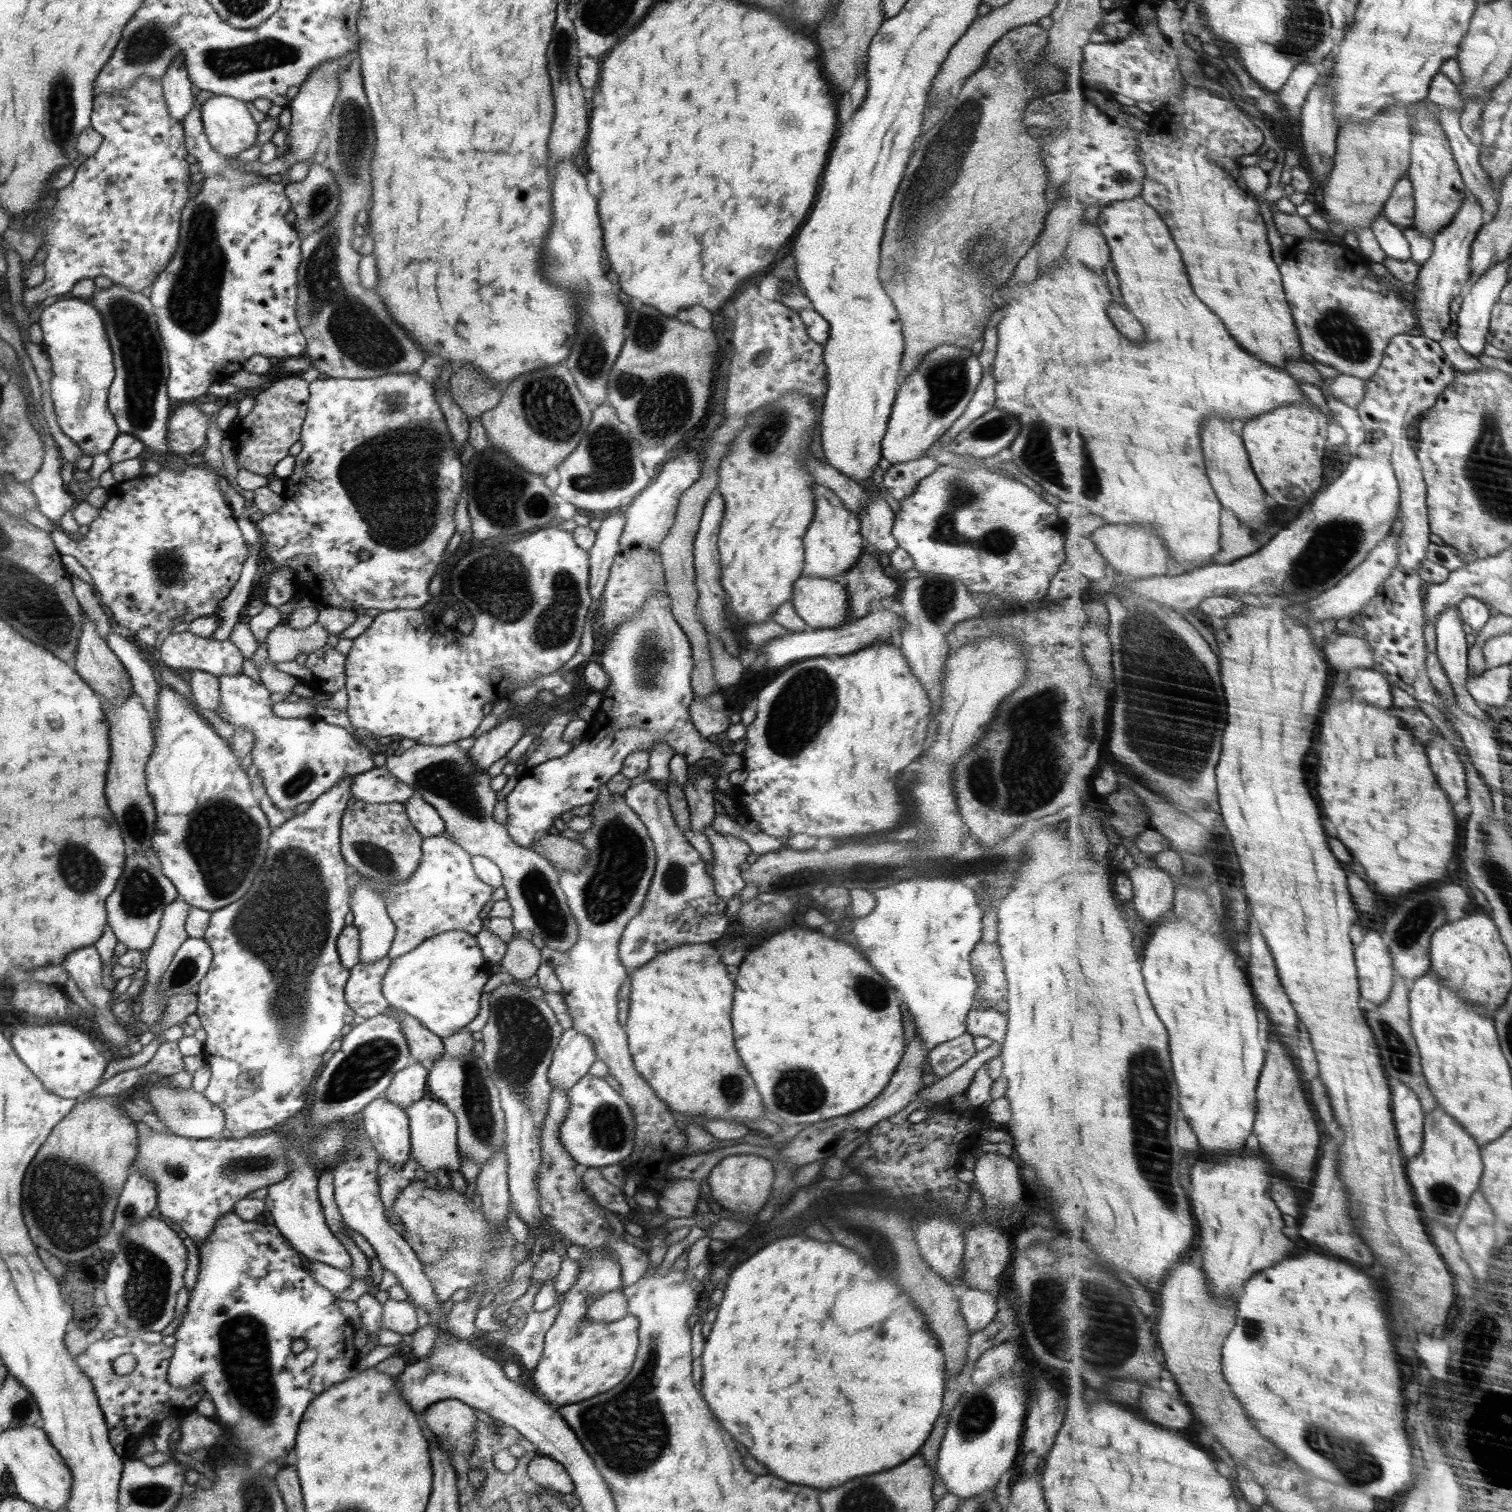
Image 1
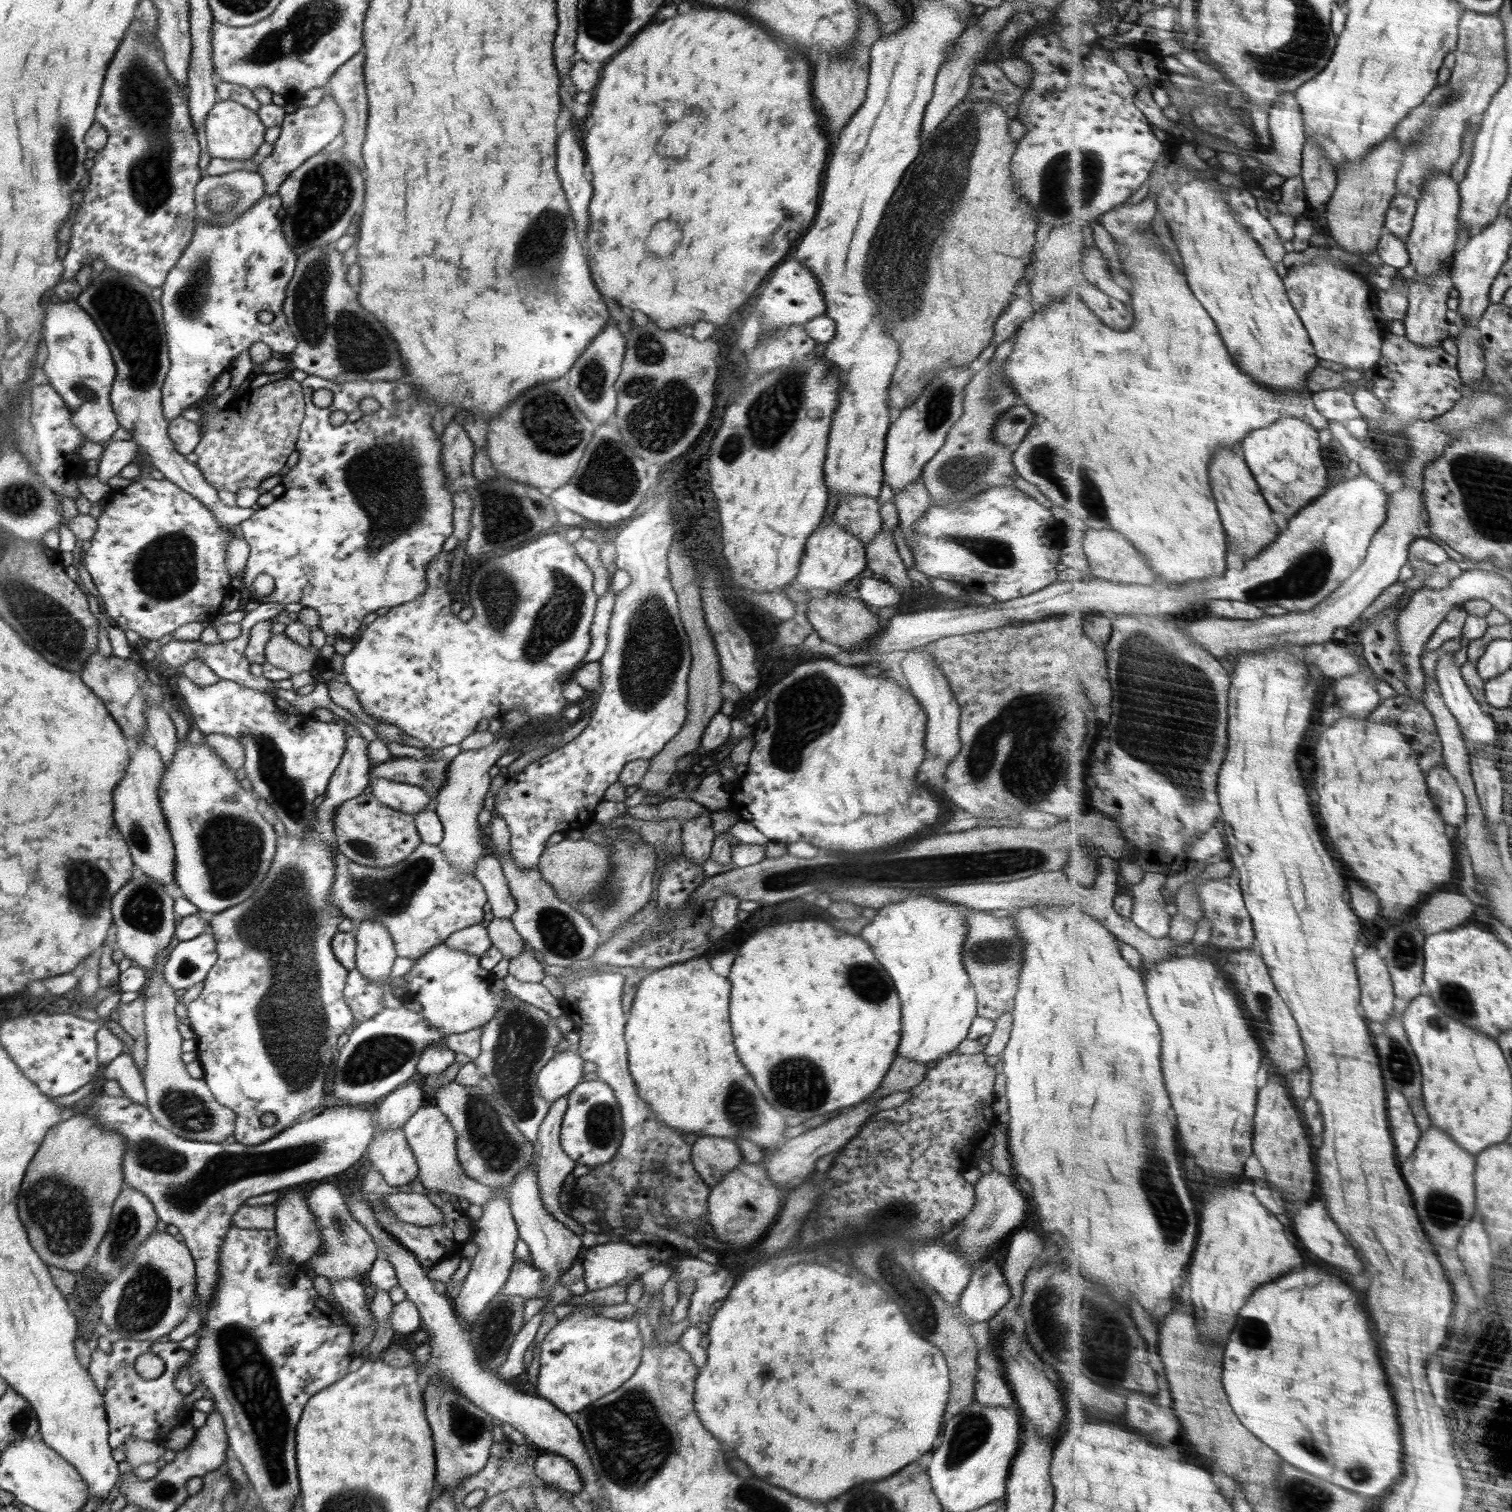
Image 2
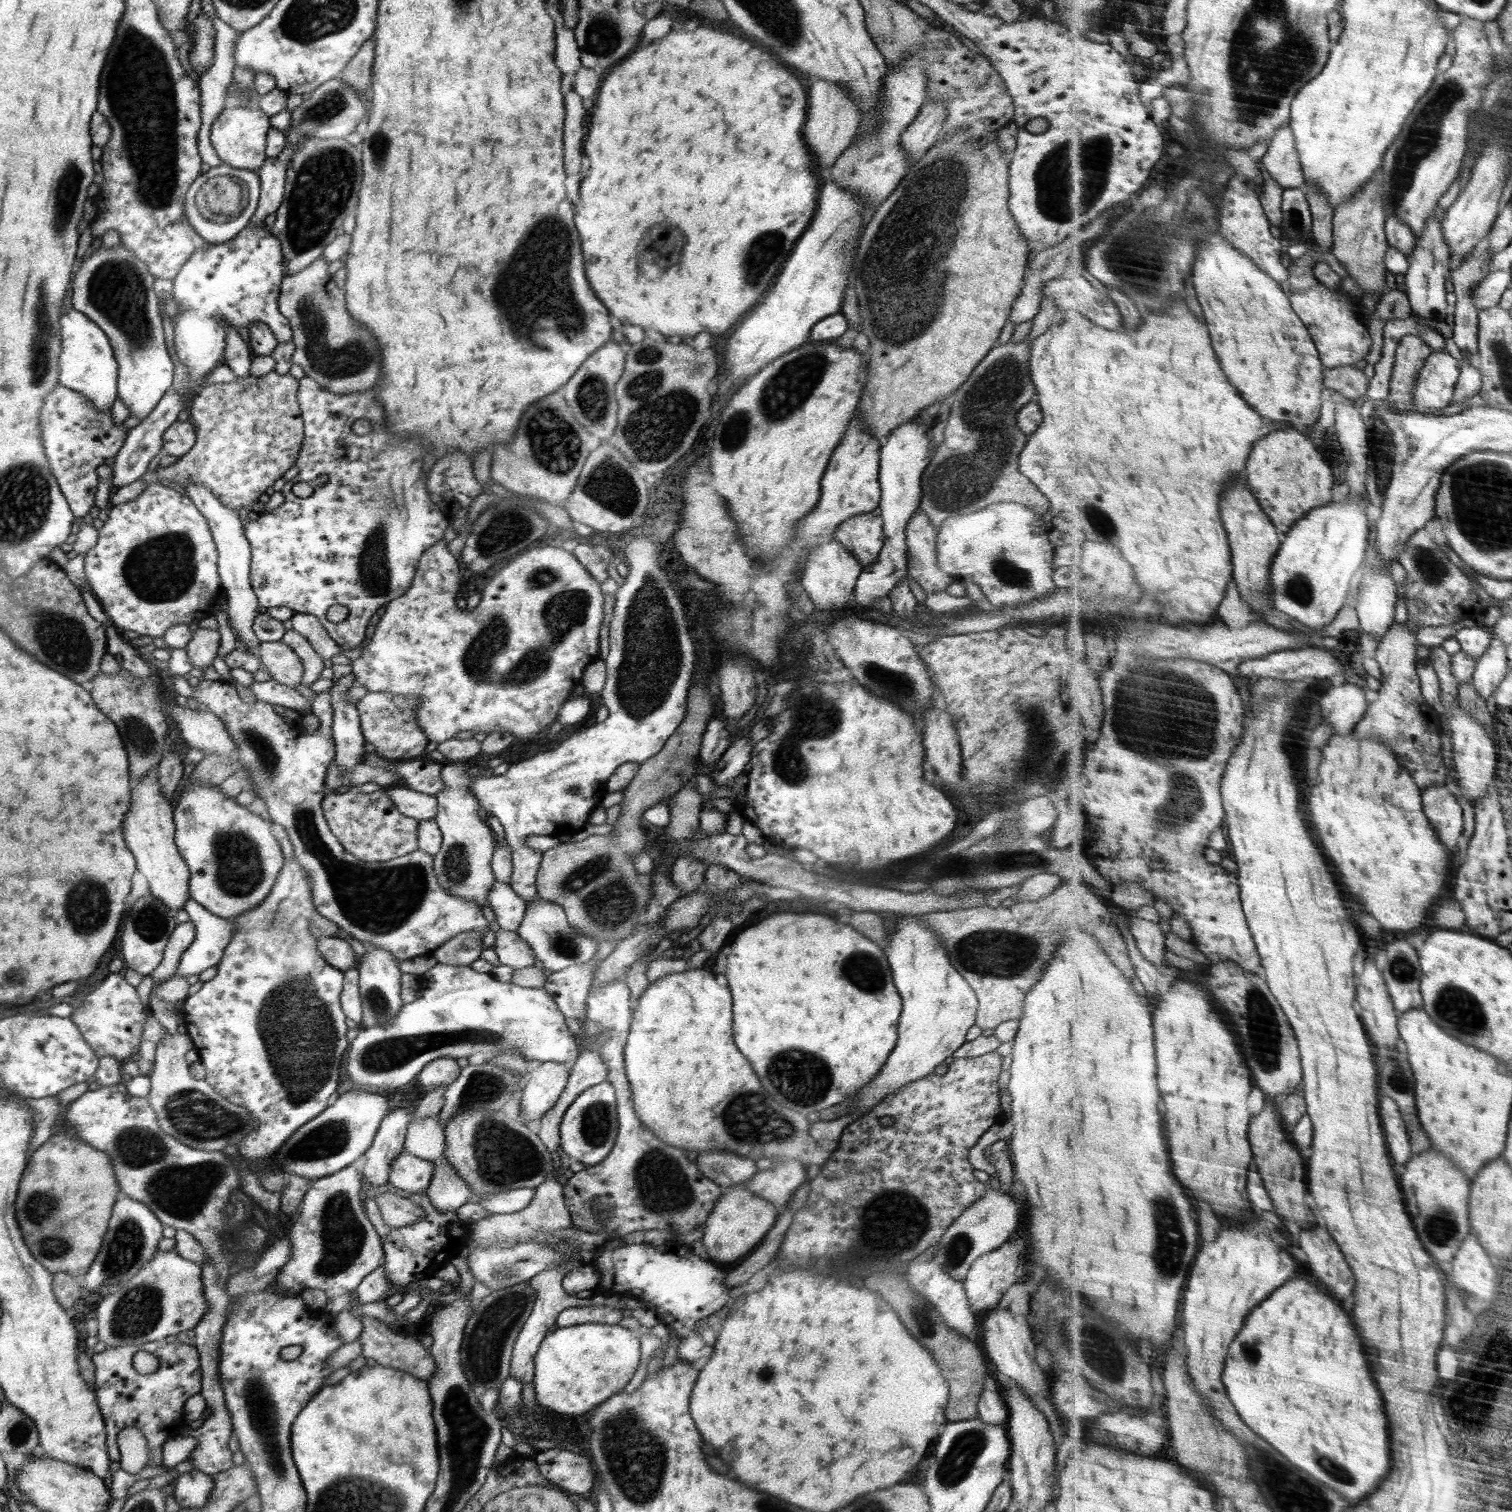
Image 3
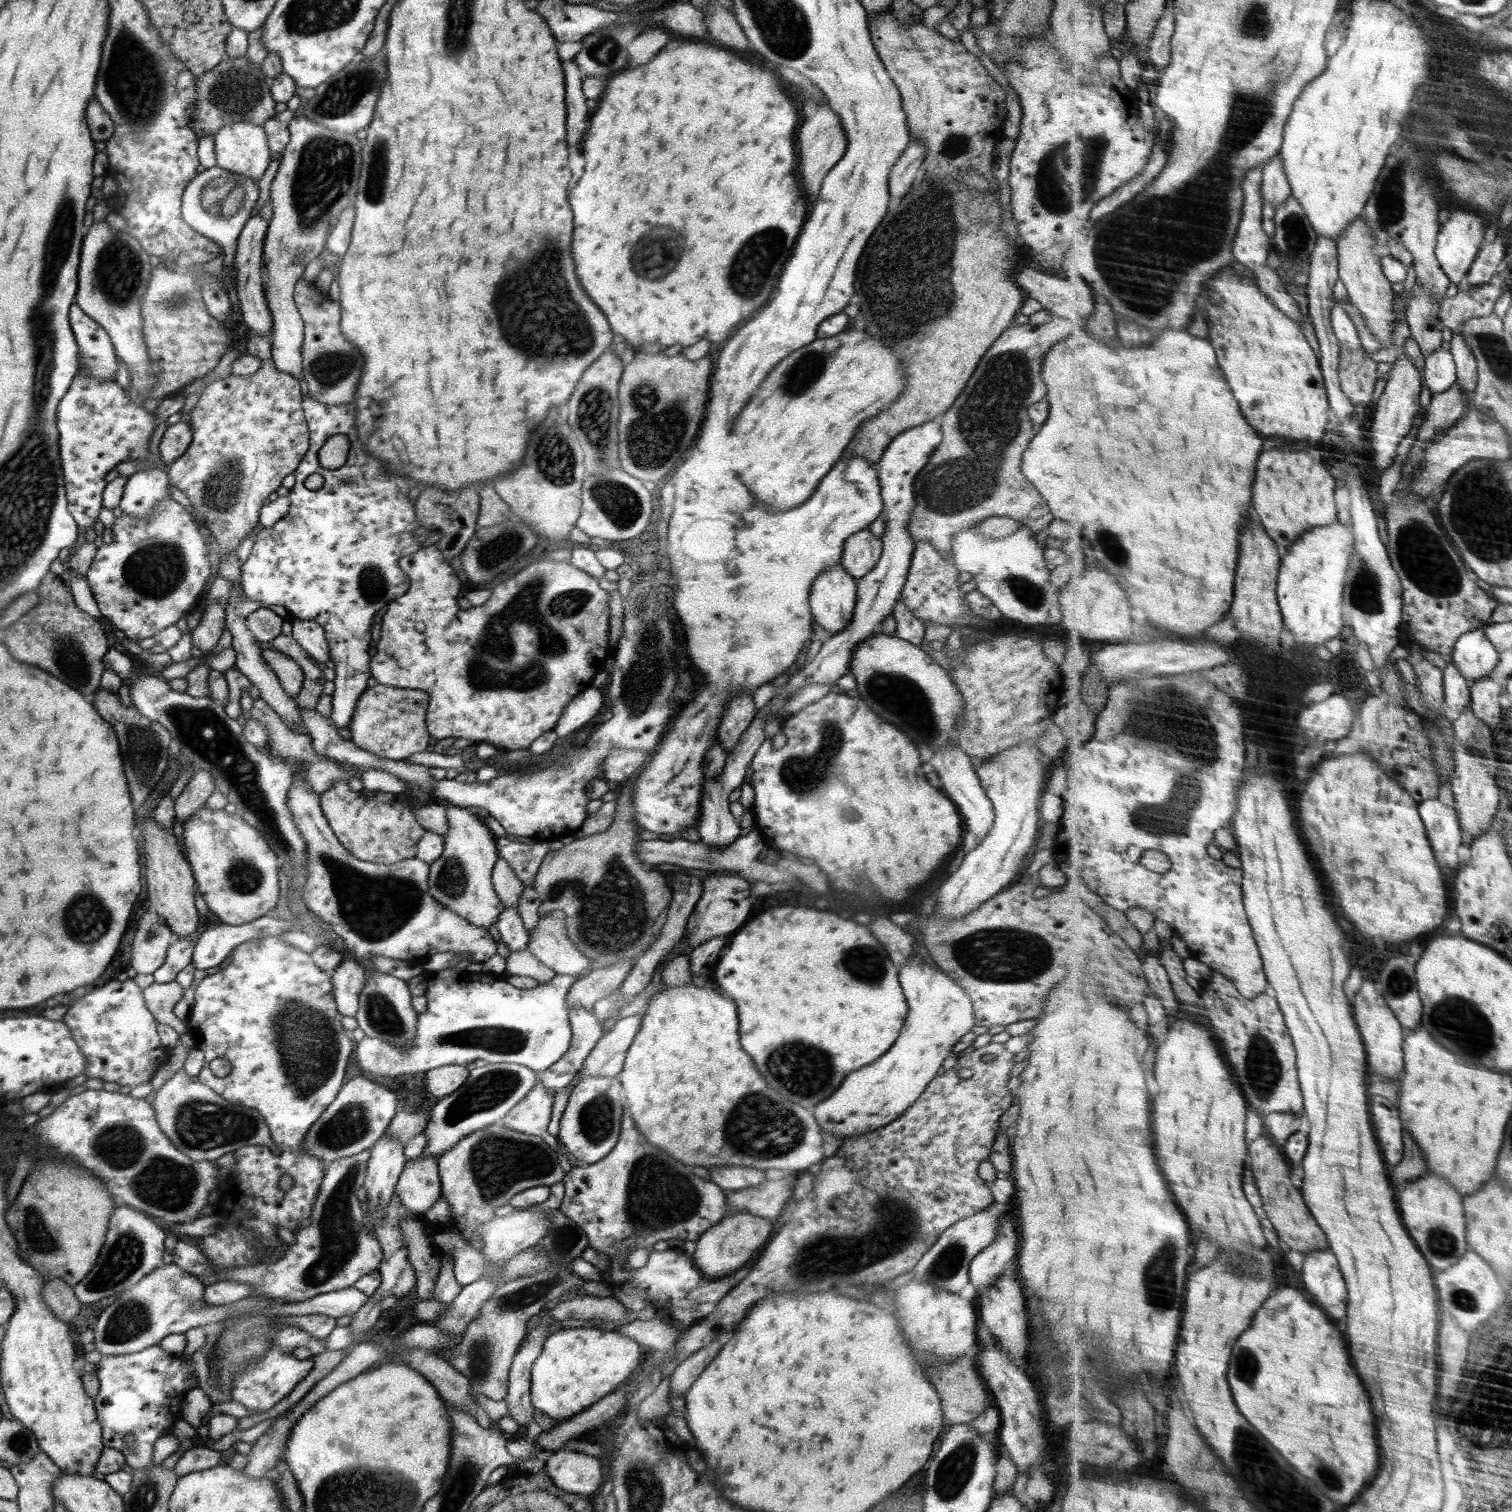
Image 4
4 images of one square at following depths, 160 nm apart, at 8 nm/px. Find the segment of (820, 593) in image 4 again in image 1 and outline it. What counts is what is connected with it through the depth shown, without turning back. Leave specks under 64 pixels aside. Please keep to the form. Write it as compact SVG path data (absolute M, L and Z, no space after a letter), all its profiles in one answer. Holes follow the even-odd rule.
M815 482L812 492L814 517L803 538L804 568L801 576L832 579L850 570L863 553L864 540L861 535L859 515L848 511L831 488Z

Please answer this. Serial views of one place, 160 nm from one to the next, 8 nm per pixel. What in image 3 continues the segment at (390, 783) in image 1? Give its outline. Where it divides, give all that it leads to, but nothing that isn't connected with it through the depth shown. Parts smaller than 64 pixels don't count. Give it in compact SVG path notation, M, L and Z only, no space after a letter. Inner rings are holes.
M402 784L390 785L385 790L394 806L404 816L414 817L417 821L435 818L437 813L435 796L410 790Z

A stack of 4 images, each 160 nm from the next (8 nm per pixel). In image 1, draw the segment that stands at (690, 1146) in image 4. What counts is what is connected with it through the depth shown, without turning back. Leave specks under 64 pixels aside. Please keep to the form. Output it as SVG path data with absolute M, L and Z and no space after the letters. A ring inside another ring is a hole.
M709 943L679 944L638 967L629 980L632 987L625 1033L634 1068L671 1111L744 1125L747 1120L765 1116L765 1110L760 1094L734 1048L730 1020L734 982L720 962L721 952Z

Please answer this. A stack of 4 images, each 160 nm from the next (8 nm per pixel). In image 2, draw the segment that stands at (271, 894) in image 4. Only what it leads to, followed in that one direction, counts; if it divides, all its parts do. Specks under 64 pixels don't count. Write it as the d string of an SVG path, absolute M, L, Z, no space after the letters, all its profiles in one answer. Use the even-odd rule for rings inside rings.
M178 740L174 758L165 766L158 796L174 845L174 880L186 900L205 916L214 916L251 898L272 865L278 837L256 809L256 793L242 788L235 771L204 740L200 745Z

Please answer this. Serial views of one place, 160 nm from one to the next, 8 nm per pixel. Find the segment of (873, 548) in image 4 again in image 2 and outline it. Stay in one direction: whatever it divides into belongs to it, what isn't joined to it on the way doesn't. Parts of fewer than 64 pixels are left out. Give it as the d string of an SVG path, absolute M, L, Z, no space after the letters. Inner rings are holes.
M845 494L838 503L833 519L866 545L883 527L880 508L877 498L873 496Z

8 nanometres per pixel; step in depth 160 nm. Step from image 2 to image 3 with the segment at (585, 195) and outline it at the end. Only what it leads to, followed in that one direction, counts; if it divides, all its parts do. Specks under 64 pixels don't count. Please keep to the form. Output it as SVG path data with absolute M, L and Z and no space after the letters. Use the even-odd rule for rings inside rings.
M568 92L564 96L566 102L566 118L564 118L564 166L566 174L578 174L582 170L580 158L584 154L584 116L586 110L582 106L582 98L576 92Z

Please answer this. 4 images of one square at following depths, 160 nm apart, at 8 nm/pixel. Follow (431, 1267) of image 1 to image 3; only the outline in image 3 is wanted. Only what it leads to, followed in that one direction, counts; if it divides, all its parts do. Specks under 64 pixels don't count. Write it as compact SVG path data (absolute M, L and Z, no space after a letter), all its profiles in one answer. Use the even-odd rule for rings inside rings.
M390 1192L377 1194L376 1202L378 1202L385 1223L394 1228L408 1226L425 1217L424 1209L420 1204L397 1194Z

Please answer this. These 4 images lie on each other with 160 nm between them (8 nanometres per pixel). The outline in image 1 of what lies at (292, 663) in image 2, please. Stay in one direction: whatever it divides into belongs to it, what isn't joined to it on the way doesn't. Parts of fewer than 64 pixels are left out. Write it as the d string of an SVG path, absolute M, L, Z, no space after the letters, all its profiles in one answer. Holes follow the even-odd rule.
M279 622L265 638L268 659L274 663L295 661L300 653L310 655L324 647L329 636L329 632L317 622L300 630Z

